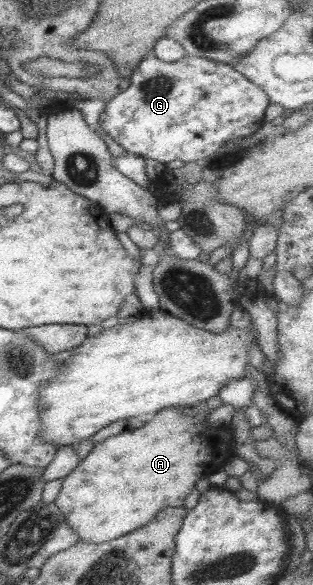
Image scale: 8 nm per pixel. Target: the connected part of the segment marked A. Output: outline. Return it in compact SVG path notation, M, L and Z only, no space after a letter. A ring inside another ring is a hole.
M204 404L181 408L164 408L164 410L160 410L160 412L156 412L156 414L144 418L144 422L139 428L124 429L121 433L107 437L102 442L96 443L86 457L63 478L58 494L53 501L53 506L56 506L55 508L64 514L64 520L67 519L67 524L70 526L70 530L78 536L78 541L84 542L84 544L102 544L102 542L118 538L118 536L124 536L144 526L164 507L182 507L186 497L188 497L188 493L194 489L196 480L202 476L206 476L208 471L217 471L218 468L222 468L227 457L214 456L212 452L214 452L216 448L220 448L220 444L228 444L228 440L233 437L233 430L230 425L214 427L208 424L206 419L208 419L208 413L210 413L210 411L212 411L212 409Z

